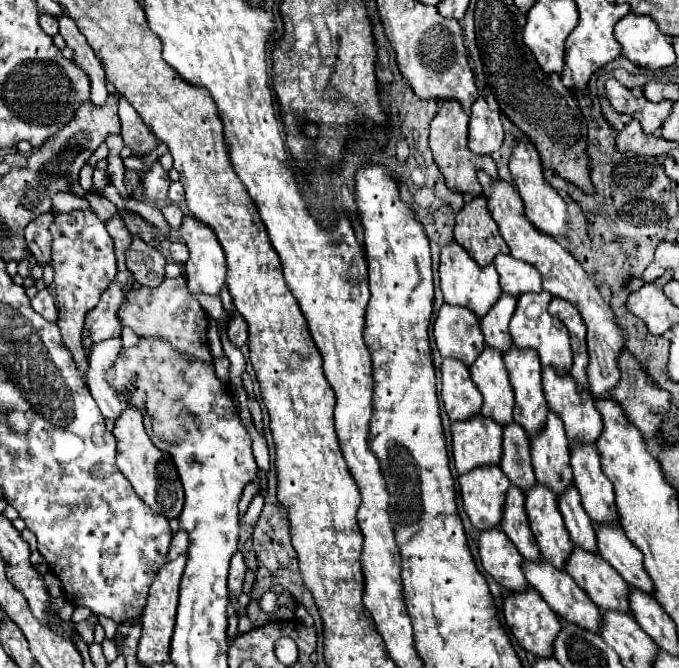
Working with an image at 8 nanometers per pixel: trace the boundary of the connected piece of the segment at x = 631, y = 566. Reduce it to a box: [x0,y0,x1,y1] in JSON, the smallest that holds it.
[597,524,653,596]

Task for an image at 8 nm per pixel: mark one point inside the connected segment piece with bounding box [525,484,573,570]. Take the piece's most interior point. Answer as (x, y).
(546, 521)

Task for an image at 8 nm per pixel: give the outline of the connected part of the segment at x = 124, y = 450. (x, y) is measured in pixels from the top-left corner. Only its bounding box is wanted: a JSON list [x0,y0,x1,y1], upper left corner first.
[113,402,185,520]

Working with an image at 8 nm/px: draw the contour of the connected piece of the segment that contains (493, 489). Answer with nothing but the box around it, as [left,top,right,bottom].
[459,466,509,530]

